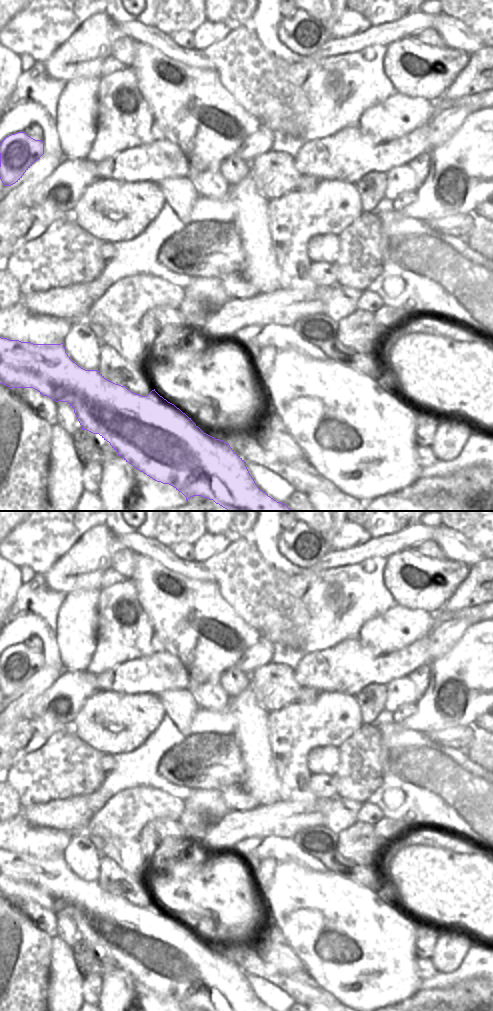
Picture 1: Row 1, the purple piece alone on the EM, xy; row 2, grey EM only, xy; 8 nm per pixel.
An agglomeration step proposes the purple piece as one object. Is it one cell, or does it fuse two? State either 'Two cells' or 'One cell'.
Two cells

